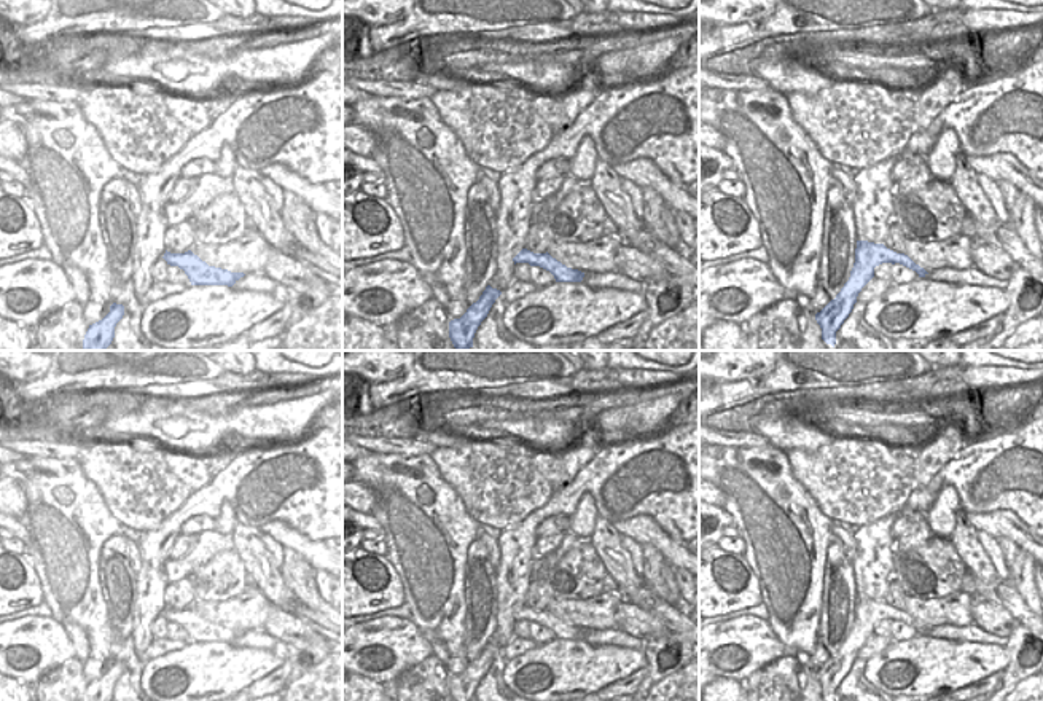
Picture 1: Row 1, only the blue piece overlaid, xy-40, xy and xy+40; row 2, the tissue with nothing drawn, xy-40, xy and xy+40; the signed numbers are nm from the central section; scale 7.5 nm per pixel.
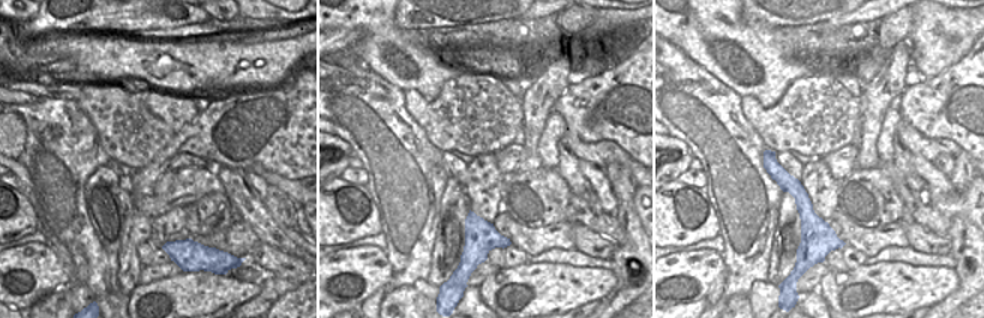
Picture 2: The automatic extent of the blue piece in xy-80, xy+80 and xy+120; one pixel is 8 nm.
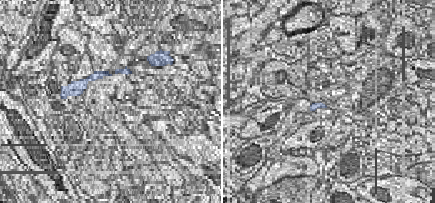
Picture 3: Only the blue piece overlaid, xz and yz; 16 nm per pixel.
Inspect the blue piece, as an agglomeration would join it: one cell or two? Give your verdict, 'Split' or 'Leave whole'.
Leave whole

